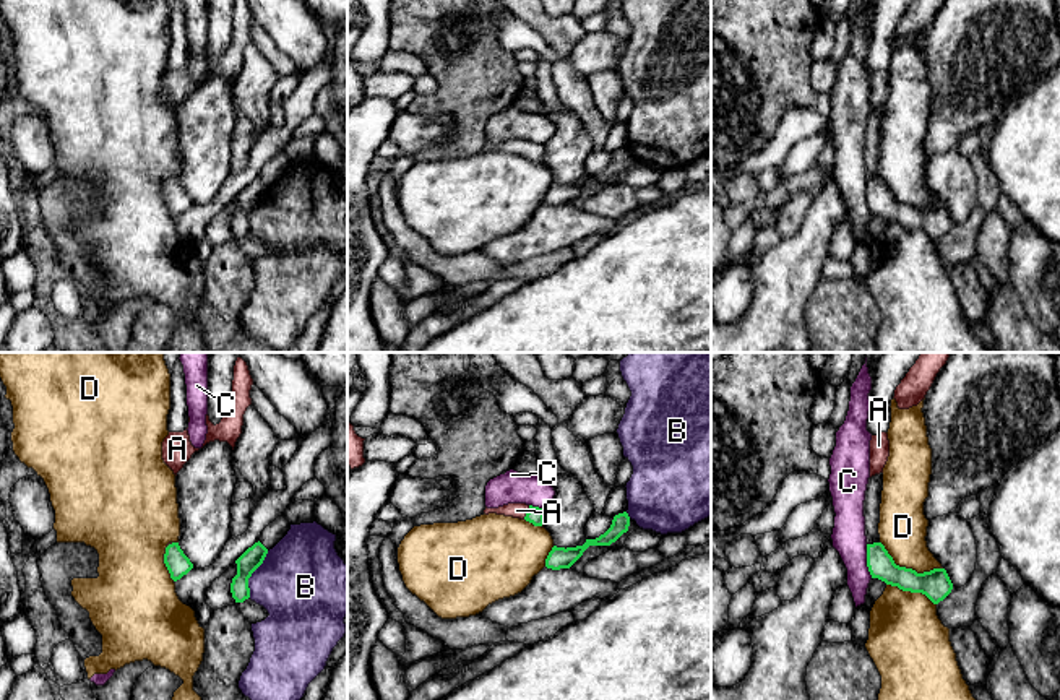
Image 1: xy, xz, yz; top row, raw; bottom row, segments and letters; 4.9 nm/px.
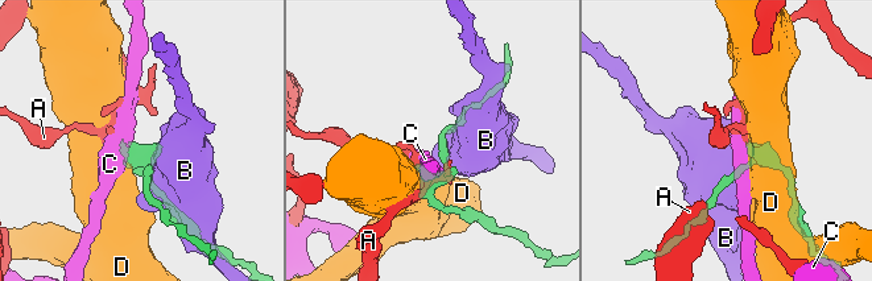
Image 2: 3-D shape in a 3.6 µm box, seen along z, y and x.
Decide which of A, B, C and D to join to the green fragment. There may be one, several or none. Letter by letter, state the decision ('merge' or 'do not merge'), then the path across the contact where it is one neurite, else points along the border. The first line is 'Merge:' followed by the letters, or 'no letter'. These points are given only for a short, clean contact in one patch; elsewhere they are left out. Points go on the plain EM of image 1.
Merge: no letter
A: do not merge; border xz (530, 142), (523, 155)
B: do not merge
C: do not merge; border yz (866, 181), (866, 202), (872, 213)
D: do not merge

